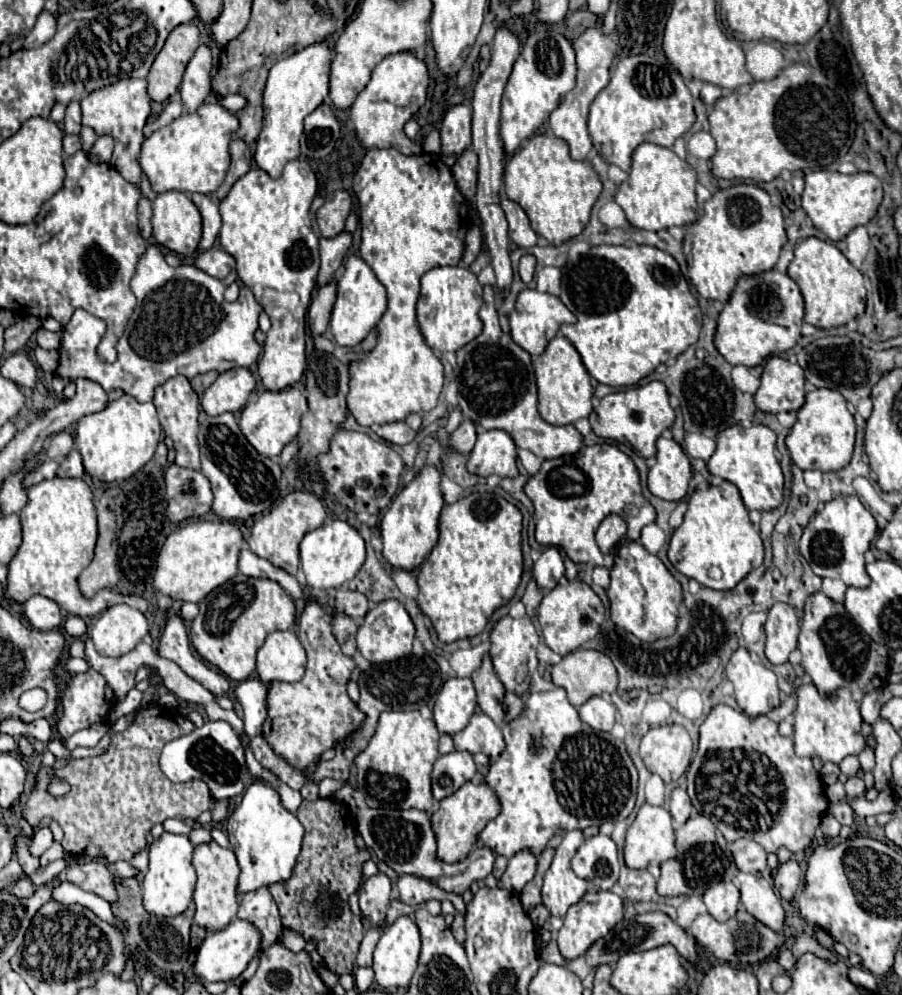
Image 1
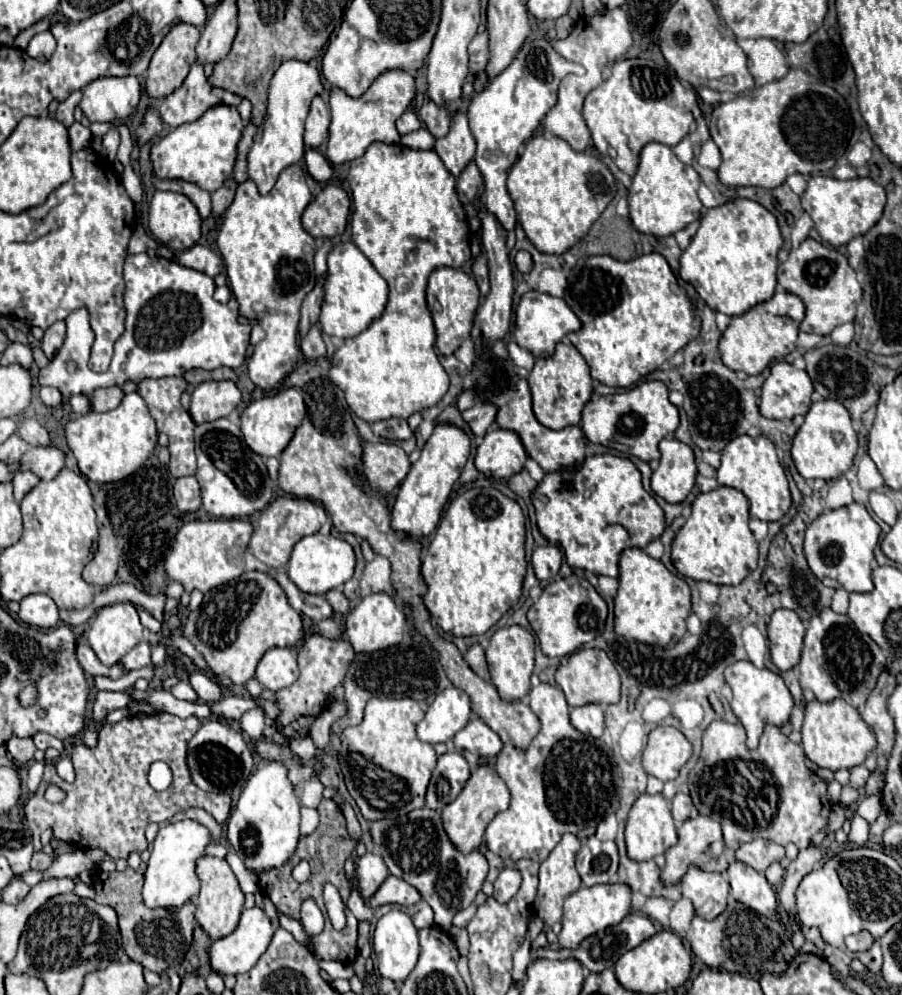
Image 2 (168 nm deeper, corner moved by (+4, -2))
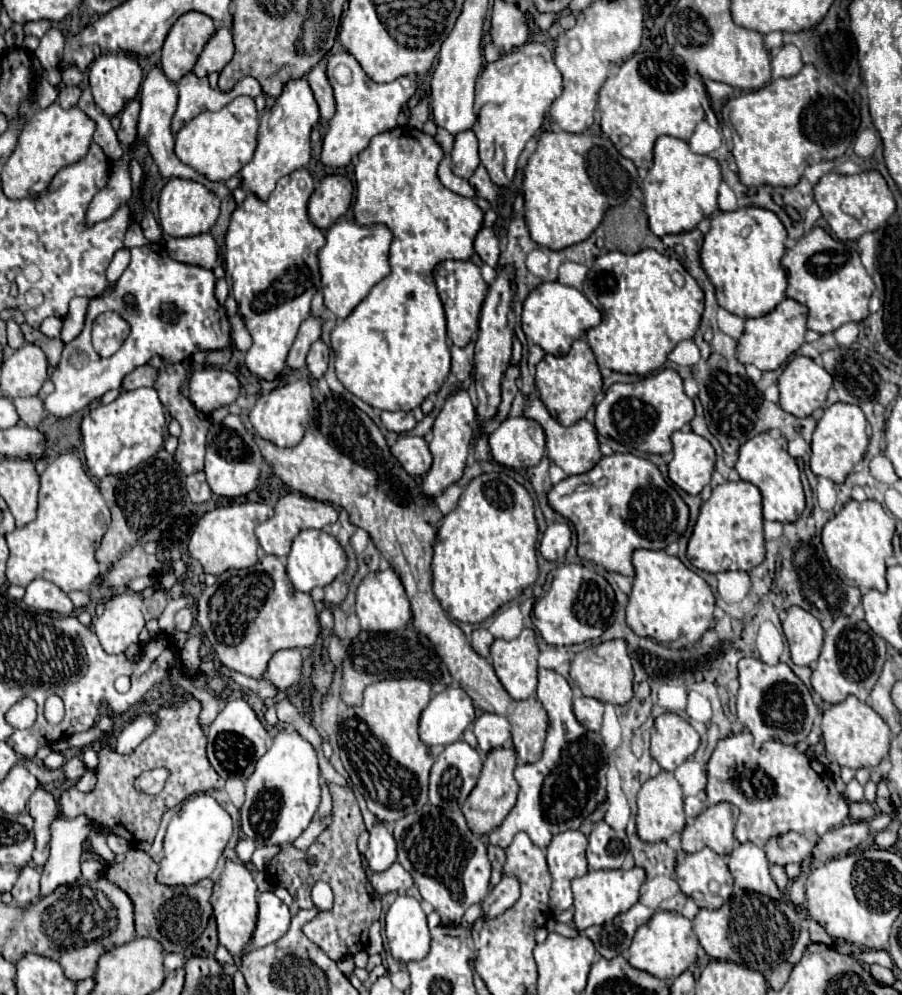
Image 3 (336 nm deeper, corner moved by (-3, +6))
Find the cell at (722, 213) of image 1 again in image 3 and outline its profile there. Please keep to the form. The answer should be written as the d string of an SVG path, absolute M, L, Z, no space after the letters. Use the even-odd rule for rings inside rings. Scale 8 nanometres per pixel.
M746 206L712 216L710 230L700 248L700 266L716 288L716 298L722 308L740 318L756 318L786 298L786 272L780 266L786 252L784 238L786 228L780 218L760 206Z

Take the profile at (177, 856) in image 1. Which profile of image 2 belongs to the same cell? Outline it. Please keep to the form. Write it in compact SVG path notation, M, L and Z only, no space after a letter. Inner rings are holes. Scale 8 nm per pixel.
M179 820L159 828L159 834L153 842L153 852L145 870L143 900L149 908L171 908L183 906L199 892L199 876L195 872L195 862L205 856L205 848L211 844L211 832L197 820Z

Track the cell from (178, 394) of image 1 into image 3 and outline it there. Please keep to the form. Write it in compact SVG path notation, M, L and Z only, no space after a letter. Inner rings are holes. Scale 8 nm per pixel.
M186 362L166 366L166 370L162 370L162 374L158 374L158 378L154 382L154 390L158 392L158 398L164 404L164 408L170 412L170 416L174 420L178 420L178 424L182 428L182 434L178 438L178 450L176 450L174 458L180 464L184 474L194 474L194 472L200 472L204 468L204 446L206 446L206 434L208 434L208 428L210 428L210 420L186 396L182 396L180 386L188 378L188 368L190 366Z

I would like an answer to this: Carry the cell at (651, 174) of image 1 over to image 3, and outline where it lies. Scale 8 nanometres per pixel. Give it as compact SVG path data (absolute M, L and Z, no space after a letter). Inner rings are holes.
M660 136L654 146L654 164L642 180L644 210L650 218L650 230L656 236L664 236L696 228L702 218L718 210L716 196L720 182L720 166L714 158L690 152L684 140Z

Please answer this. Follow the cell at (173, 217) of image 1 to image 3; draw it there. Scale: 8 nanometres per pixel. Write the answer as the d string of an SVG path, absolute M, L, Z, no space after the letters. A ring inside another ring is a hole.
M172 178L166 182L166 186L160 192L158 208L160 208L160 226L164 234L176 236L176 238L198 236L202 232L210 232L210 228L214 226L218 212L220 212L220 200L194 180Z

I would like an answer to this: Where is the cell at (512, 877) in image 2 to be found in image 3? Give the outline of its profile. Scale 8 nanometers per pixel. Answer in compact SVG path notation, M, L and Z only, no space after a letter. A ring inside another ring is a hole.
M502 876L500 884L496 884L492 888L492 892L484 898L484 902L482 902L482 914L484 916L490 916L490 918L502 914L514 902L518 902L518 890L520 890L518 878Z

